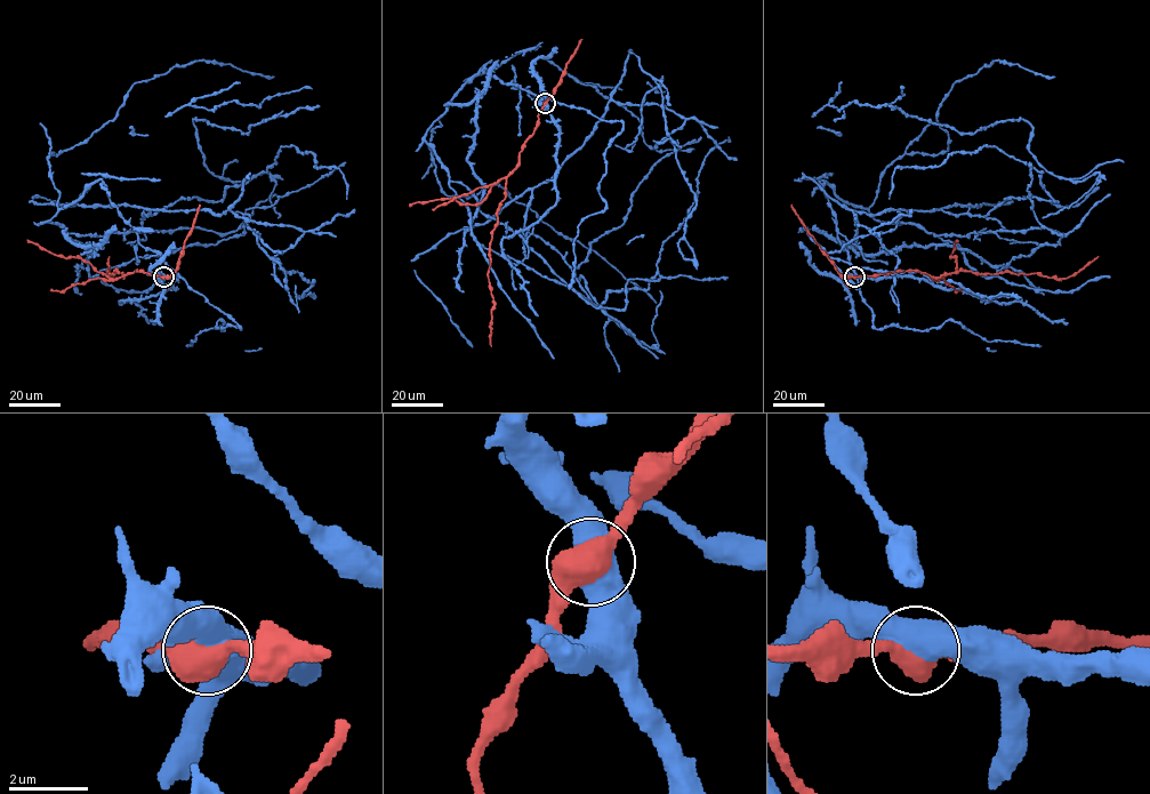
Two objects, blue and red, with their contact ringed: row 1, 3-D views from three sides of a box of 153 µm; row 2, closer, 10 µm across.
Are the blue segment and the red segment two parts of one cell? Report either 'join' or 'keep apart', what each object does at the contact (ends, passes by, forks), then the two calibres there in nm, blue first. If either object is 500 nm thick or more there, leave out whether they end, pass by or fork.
join; 550 nm thick on the blue side, 600 nm on the other

